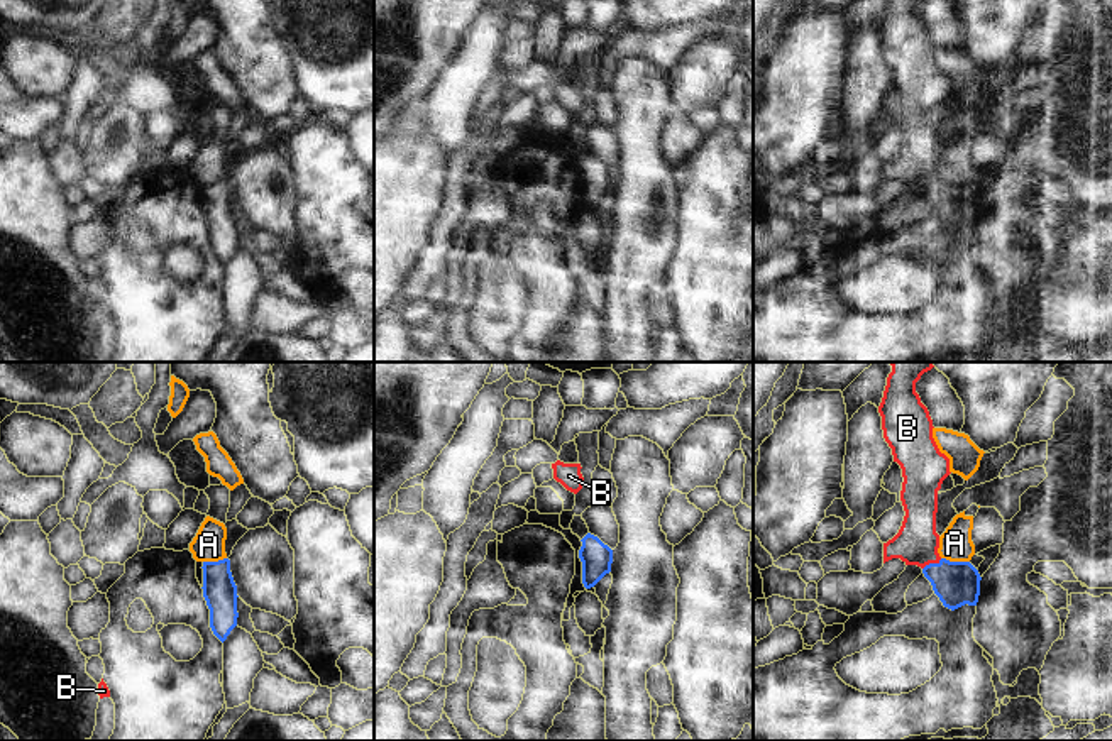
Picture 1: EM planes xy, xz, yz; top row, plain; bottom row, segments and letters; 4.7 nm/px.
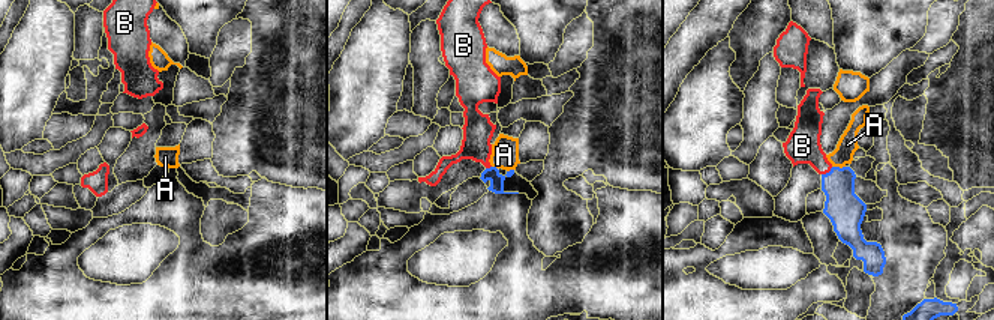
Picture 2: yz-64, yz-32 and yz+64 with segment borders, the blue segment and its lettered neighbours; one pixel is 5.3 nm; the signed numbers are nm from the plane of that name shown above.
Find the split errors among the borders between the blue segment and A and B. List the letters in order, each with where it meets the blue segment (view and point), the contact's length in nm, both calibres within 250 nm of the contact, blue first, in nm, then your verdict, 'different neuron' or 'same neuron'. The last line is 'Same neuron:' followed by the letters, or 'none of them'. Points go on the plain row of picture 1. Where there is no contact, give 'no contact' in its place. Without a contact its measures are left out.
A: contact yz (955, 183); length 140 nm; calibres 200 and 160 nm; different neuron
B: contact yz (931, 185); length 110 nm; calibres 200 and 200 nm; same neuron
Same neuron: B

